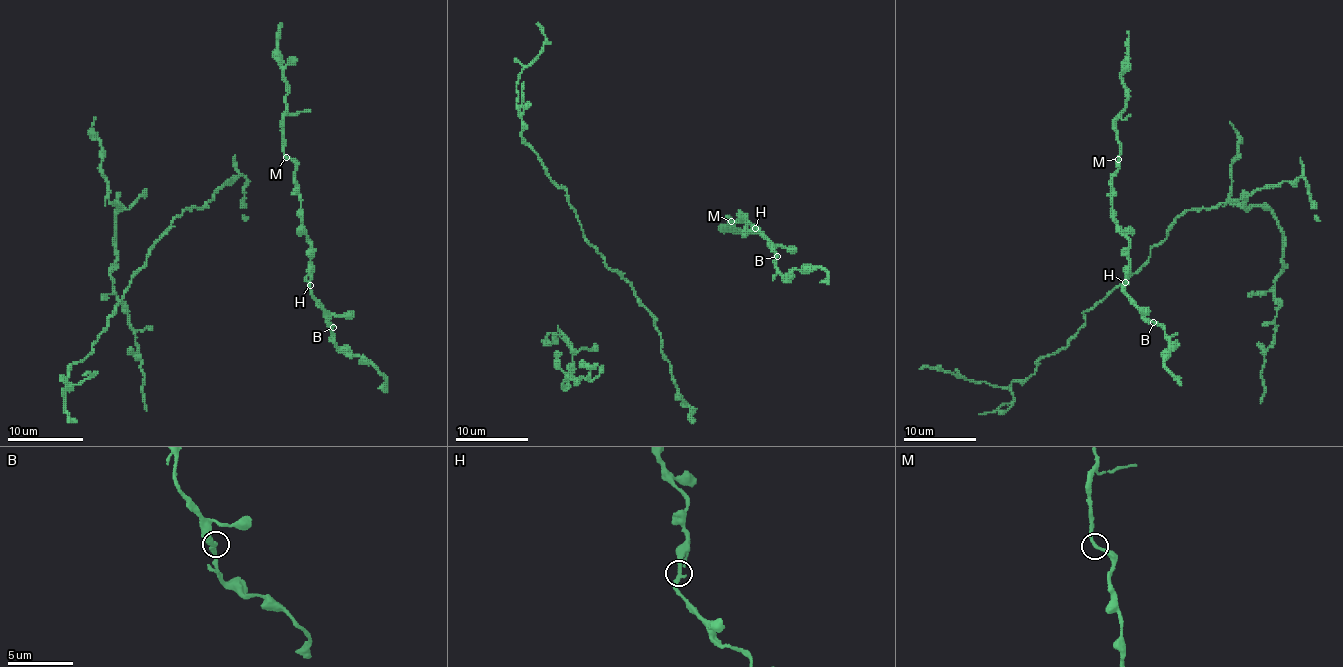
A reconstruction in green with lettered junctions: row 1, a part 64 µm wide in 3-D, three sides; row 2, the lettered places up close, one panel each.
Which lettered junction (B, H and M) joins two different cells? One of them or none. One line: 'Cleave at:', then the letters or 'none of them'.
Cleave at: none of them

